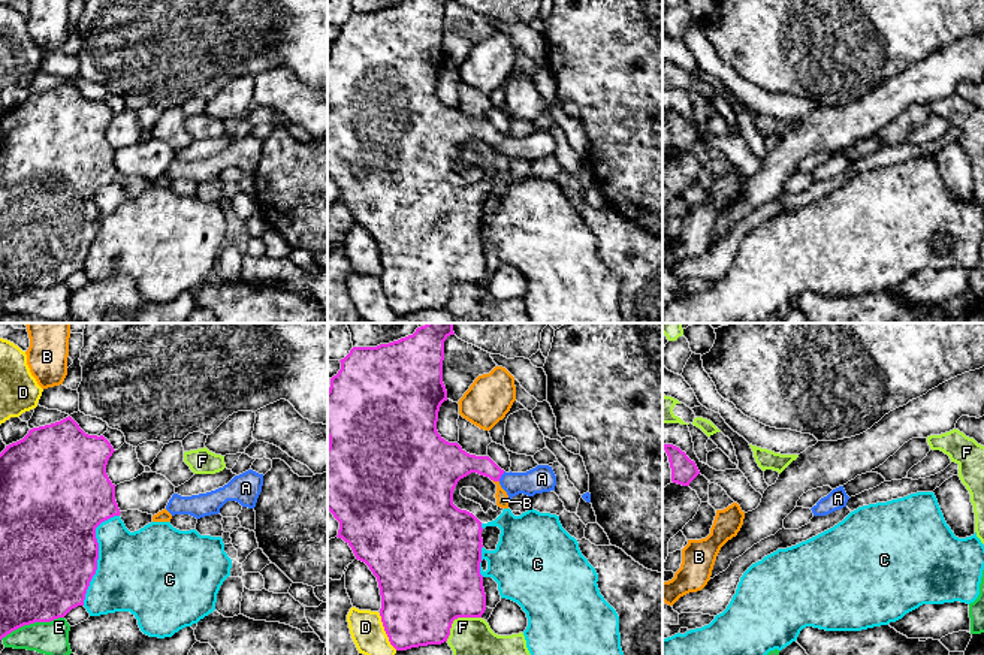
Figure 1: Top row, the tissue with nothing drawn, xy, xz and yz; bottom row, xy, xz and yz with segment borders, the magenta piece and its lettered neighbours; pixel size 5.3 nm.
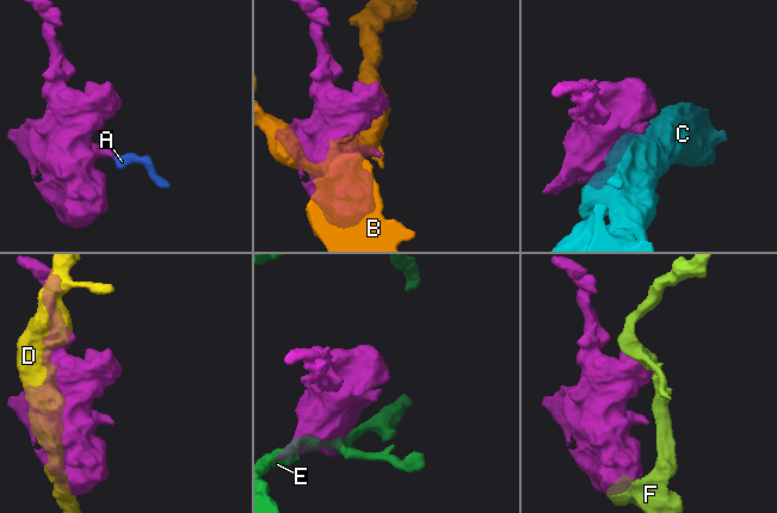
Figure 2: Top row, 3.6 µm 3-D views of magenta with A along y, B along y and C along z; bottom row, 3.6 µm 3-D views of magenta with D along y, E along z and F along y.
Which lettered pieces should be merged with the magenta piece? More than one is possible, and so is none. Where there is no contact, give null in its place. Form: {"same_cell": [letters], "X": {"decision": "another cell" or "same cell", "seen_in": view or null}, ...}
{"same_cell": ["A"], "A": {"decision": "same cell", "seen_in": "xz"}, "B": {"decision": "another cell", "seen_in": "xz"}, "C": {"decision": "another cell", "seen_in": "xy"}, "D": {"decision": "another cell", "seen_in": "xz"}, "E": {"decision": "another cell", "seen_in": "xy"}, "F": {"decision": "another cell", "seen_in": "xz"}}

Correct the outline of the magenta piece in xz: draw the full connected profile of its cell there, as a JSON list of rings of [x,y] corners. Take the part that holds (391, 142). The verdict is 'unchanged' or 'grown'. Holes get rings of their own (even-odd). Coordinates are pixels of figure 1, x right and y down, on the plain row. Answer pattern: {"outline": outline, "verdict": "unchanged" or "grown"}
{"outline": [[[408,0],[377,12],[353,12],[341,24],[341,34],[328,55],[328,175],[339,187],[338,203],[365,227],[377,242],[380,281],[396,316],[447,307],[458,283],[482,283],[486,259],[482,227],[482,187],[453,169],[458,147],[471,138],[498,147],[508,163],[555,156],[556,141],[549,130],[526,138],[505,138],[489,121],[467,118],[458,108],[446,106],[437,96],[438,76],[447,66],[443,48],[444,6],[450,0]]], "verdict": "grown"}

